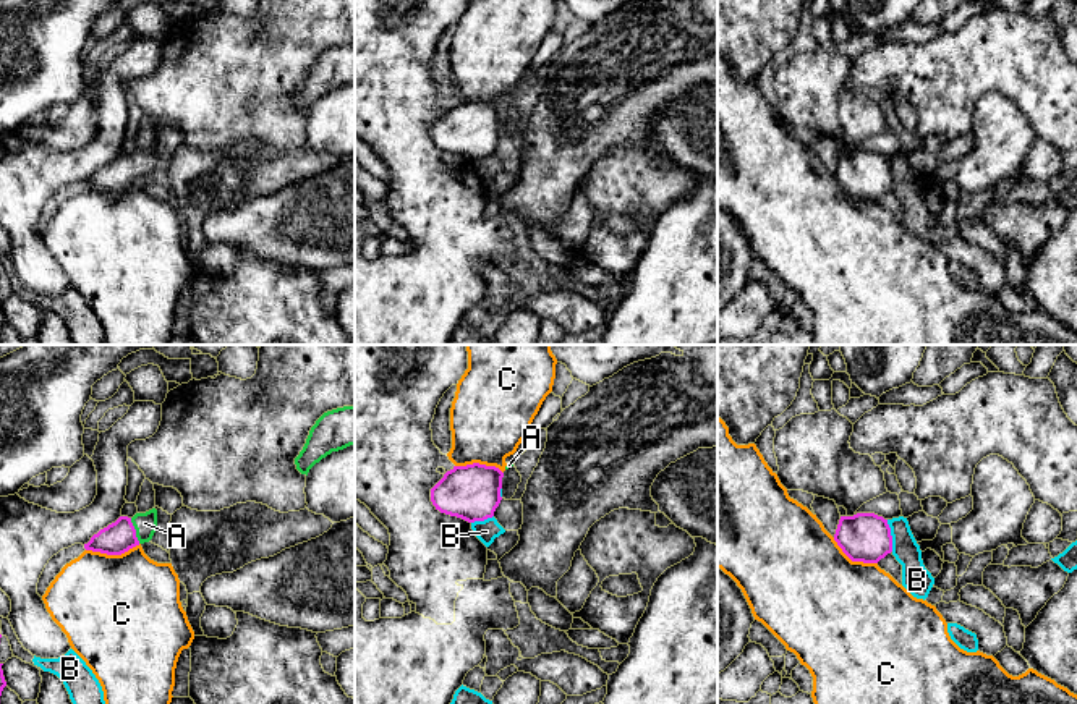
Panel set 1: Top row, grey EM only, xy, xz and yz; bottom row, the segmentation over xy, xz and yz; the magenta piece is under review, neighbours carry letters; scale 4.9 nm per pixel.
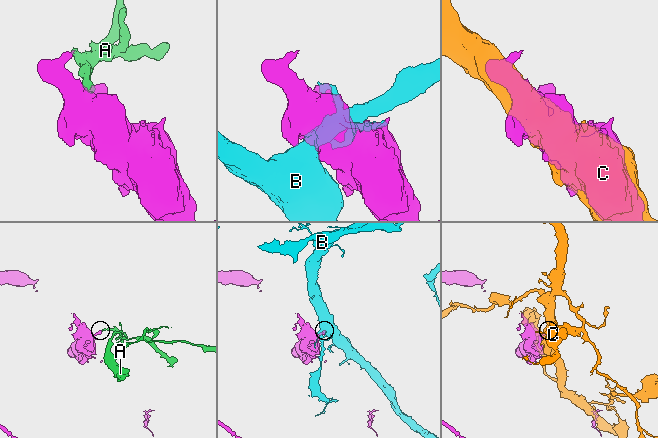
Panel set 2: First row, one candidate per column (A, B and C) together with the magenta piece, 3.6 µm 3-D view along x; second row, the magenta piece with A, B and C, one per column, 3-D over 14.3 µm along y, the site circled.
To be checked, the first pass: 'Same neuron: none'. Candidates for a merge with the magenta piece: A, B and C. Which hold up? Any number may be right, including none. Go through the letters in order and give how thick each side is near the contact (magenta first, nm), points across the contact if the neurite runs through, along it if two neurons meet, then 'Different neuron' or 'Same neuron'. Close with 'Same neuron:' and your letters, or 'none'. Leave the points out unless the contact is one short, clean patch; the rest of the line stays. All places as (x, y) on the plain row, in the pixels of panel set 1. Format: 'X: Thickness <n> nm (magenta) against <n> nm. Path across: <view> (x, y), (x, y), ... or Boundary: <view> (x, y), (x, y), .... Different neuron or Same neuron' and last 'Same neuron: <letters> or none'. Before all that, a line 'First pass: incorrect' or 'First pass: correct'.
First pass: incorrect
A: Thickness 160 nm (magenta) against 110 nm. Path across: xy (120, 173), (135, 169), (144, 161). Same neuron
B: Thickness 240 nm (magenta) against 140 nm. Different neuron
C: Thickness 160 nm (magenta) against 500 nm. Different neuron
Same neuron: A

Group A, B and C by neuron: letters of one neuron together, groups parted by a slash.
A / B / C

